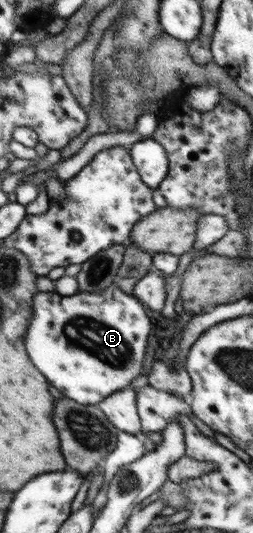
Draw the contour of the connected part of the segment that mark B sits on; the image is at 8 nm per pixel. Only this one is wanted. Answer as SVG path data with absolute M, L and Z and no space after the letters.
M115 284L109 285L105 292L101 294L93 294L93 292L78 292L73 296L61 296L57 292L38 292L34 298L33 320L29 322L29 330L25 334L25 348L29 352L29 358L33 360L35 368L41 370L41 374L63 392L63 396L79 402L79 404L99 404L105 400L109 394L113 394L118 390L123 390L130 386L130 382L135 380L140 374L143 374L143 358L145 358L145 350L147 350L147 340L151 334L153 323L145 312L144 304L132 294L125 294Z

